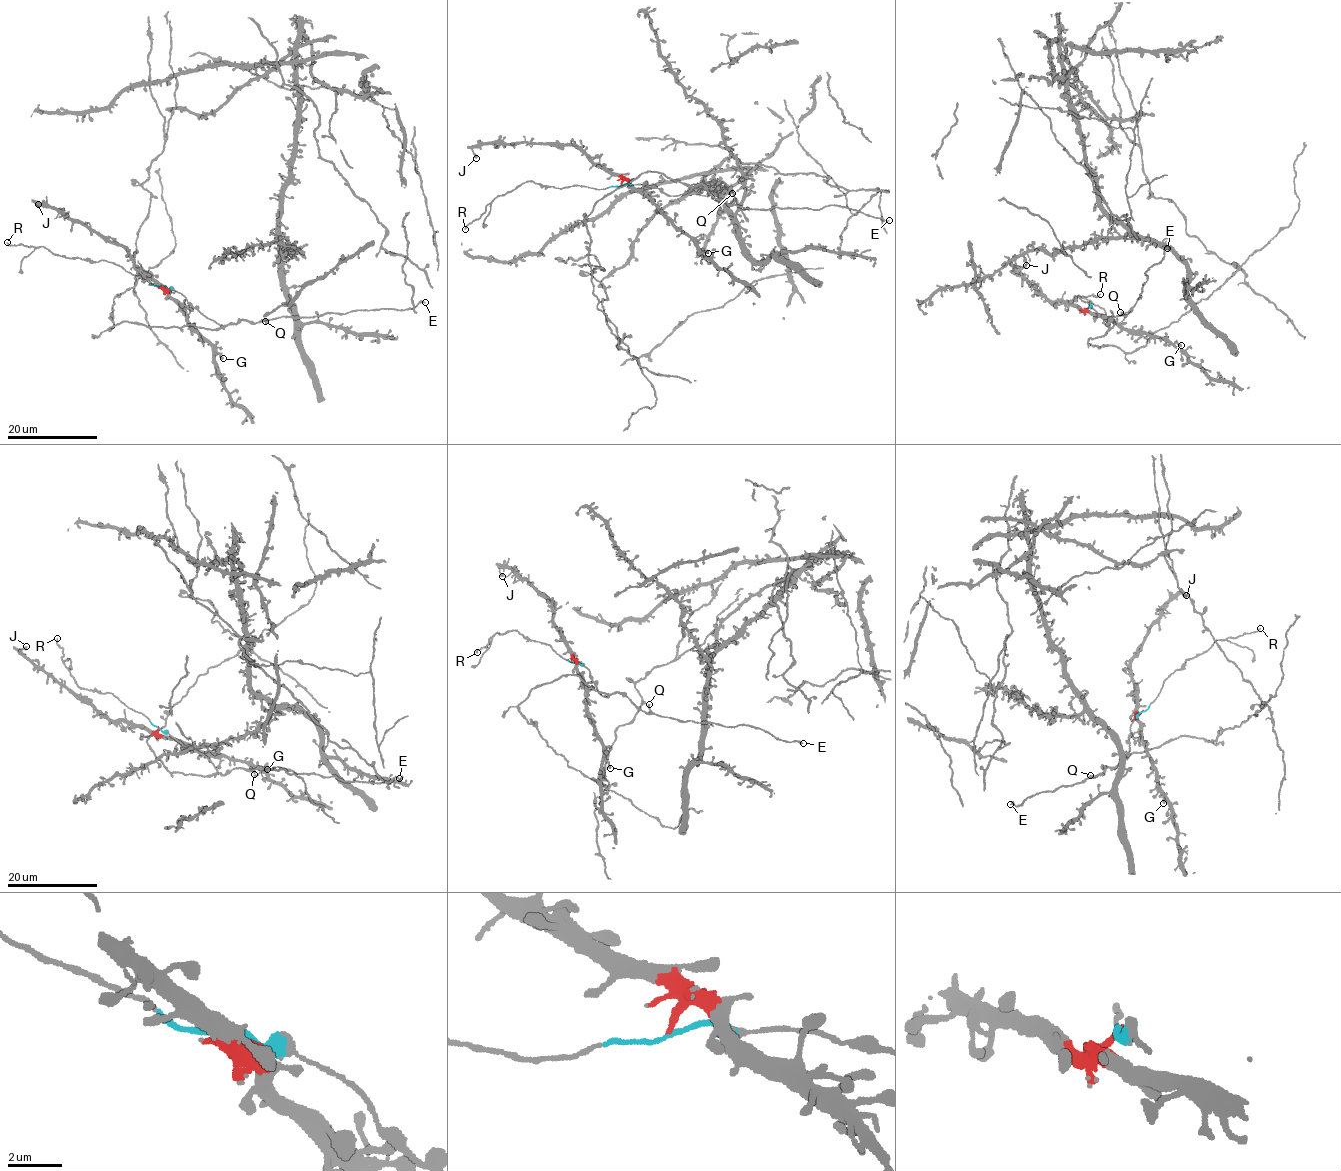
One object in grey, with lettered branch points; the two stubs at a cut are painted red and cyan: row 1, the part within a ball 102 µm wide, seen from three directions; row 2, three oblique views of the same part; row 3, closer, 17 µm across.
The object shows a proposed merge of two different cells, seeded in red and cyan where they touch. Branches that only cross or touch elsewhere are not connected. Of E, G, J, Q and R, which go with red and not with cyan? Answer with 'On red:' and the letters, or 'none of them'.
On red: G, J

